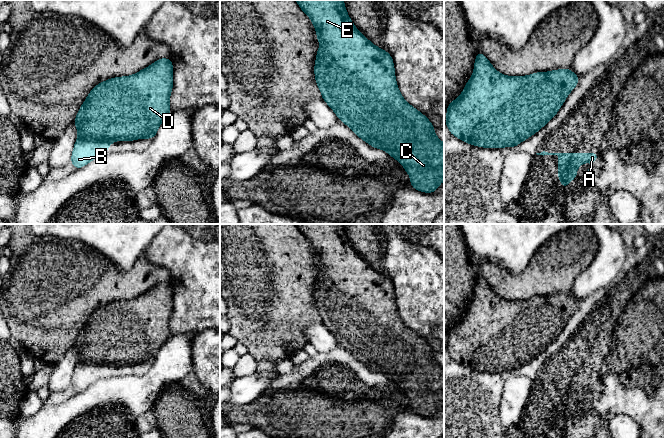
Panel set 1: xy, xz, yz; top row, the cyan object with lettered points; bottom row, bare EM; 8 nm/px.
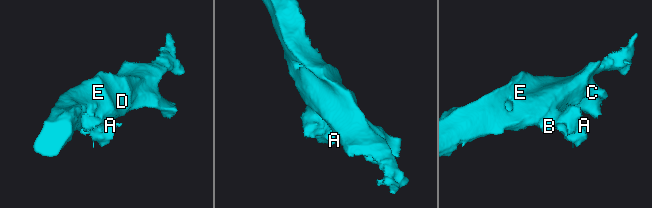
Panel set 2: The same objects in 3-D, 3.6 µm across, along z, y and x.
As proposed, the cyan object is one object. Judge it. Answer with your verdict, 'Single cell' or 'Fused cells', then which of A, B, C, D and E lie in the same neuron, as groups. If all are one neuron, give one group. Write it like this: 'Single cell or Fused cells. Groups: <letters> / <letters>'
Single cell. Groups: A B C D E

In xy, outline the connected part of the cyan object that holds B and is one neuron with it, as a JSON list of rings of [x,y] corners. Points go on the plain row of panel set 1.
[[[170,282],[158,283],[150,290],[131,300],[114,301],[98,307],[88,318],[73,346],[77,352],[78,362],[75,365],[71,379],[70,386],[72,389],[79,393],[101,378],[107,378],[108,370],[114,365],[153,363],[157,358],[158,351],[171,336],[169,323],[172,313],[173,288]]]

